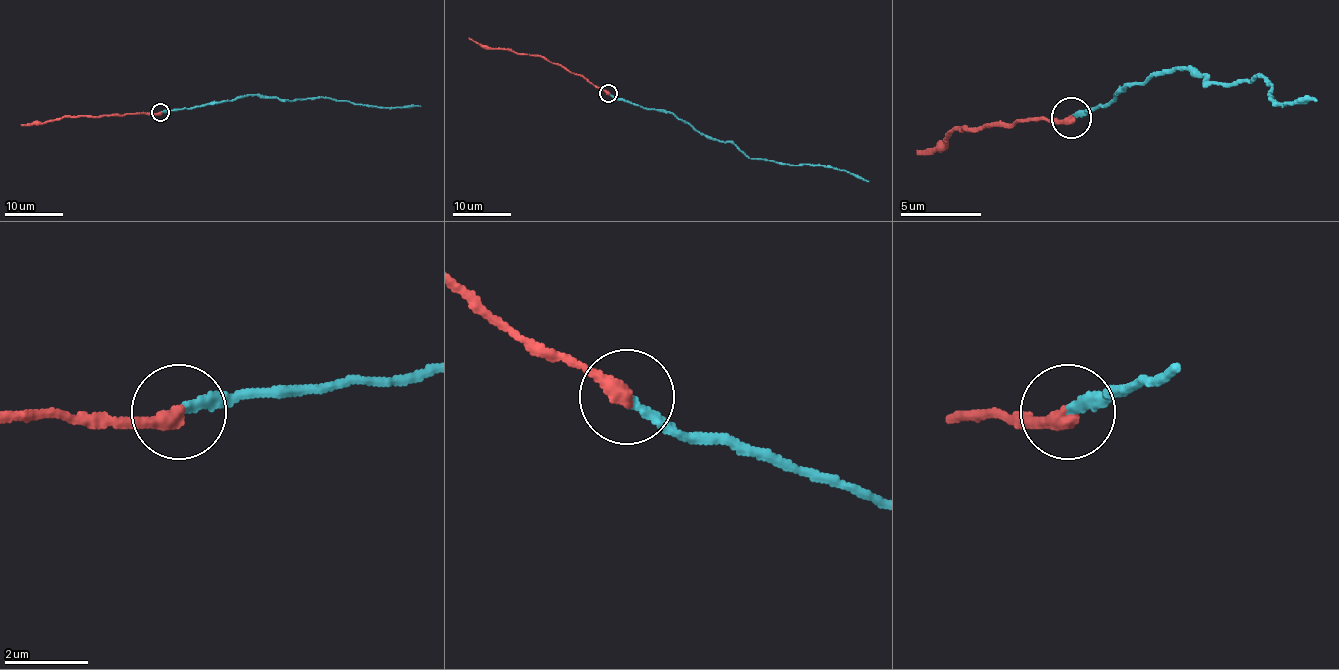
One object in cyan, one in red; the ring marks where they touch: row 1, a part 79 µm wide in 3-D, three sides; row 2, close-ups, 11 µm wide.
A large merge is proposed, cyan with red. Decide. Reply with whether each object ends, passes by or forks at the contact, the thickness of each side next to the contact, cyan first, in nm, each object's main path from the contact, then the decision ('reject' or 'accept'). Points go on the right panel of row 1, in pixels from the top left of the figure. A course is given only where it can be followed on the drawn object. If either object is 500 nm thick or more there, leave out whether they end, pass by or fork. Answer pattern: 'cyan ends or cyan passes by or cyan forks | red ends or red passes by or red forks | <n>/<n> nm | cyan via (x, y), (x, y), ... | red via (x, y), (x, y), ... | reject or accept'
cyan ends | red ends | 220/400 nm | cyan via (1070, 117), (1175, 68), (1204, 80), (1257, 76), (1273, 84), (1277, 104), (1318, 100) | red via (1070, 117), (956, 129), (944, 145), (915, 153) | accept

